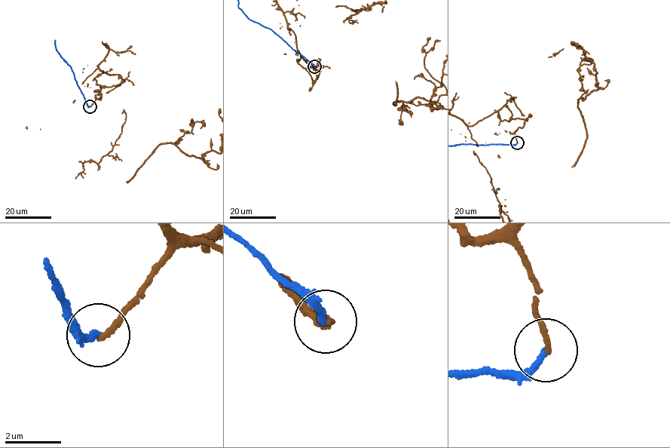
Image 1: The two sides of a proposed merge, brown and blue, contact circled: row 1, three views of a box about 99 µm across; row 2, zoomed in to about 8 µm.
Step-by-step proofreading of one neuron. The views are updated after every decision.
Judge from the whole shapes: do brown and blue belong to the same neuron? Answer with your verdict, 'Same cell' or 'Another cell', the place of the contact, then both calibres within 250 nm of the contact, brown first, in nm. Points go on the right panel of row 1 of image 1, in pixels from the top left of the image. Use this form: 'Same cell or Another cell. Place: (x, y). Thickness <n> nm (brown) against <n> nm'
Another cell. Place: (517, 142). Thickness 200 nm (brown) against 220 nm

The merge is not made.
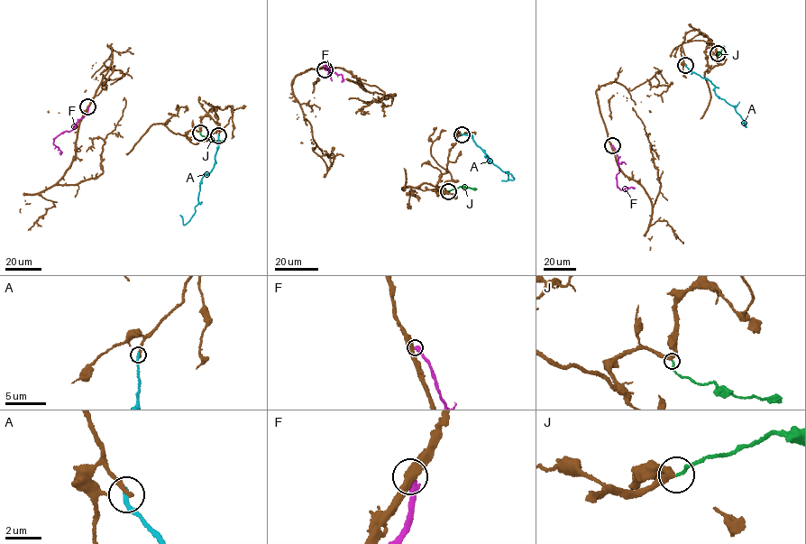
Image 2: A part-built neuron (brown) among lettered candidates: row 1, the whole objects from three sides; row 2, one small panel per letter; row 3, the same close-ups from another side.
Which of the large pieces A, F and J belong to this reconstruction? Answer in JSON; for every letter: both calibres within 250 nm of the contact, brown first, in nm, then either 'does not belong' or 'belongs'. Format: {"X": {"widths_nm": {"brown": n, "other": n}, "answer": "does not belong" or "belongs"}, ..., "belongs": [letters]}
{"A": {"widths_nm": {"brown": 280, "other": 280}, "answer": "does not belong"}, "F": {"widths_nm": {"brown": 480, "other": 400}, "answer": "does not belong"}, "J": {"widths_nm": {"brown": 320, "other": 160}, "answer": "belongs"}, "belongs": ["J"]}

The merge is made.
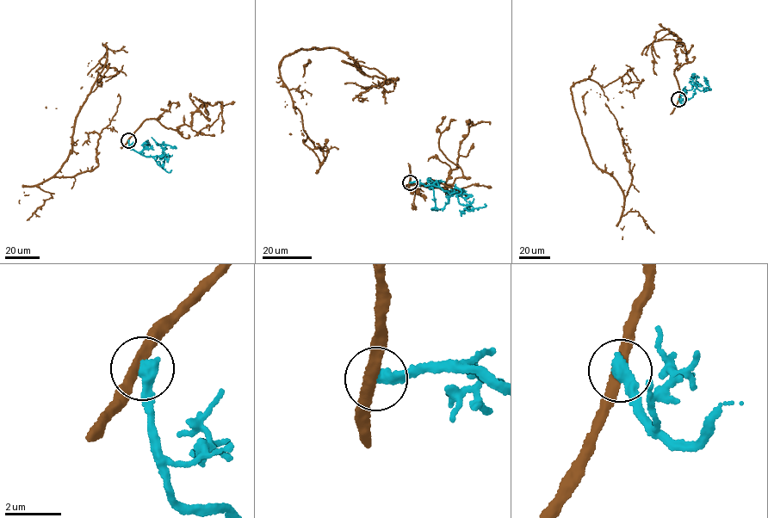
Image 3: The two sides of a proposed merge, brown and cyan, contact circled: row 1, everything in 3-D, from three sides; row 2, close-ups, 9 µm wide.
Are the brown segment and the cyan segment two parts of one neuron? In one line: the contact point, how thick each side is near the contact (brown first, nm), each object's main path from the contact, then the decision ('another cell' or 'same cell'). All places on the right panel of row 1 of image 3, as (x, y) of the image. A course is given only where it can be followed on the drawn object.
place (678, 99); calibres 320 and 480 nm; course brown (678, 99), (674, 74), (632, 68), (571, 88), (593, 163), (625, 196), (629, 162), (605, 103); course cyan (678, 99), (682, 103), (690, 99), (696, 89), (709, 89), (703, 77); another cell

